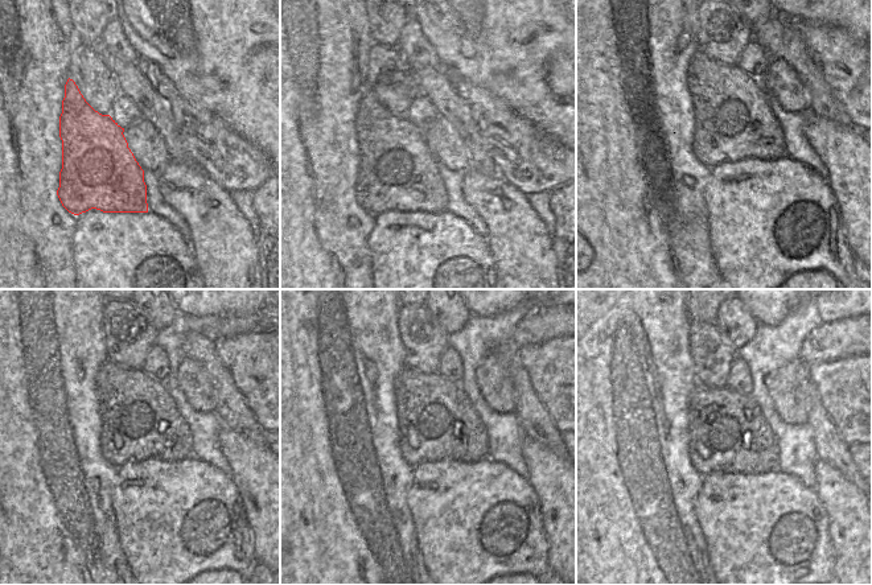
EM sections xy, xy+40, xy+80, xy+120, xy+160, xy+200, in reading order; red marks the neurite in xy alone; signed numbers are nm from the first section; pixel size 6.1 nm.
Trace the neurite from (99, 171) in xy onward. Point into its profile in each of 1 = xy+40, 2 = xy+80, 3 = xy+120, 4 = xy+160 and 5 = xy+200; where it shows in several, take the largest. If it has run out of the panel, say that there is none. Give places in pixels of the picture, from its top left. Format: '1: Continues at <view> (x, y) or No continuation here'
1: Continues at xy+40 (398, 172)
2: Continues at xy+80 (726, 128)
3: Continues at xy+120 (135, 425)
4: Continues at xy+160 (431, 425)
5: Continues at xy+200 (728, 432)

